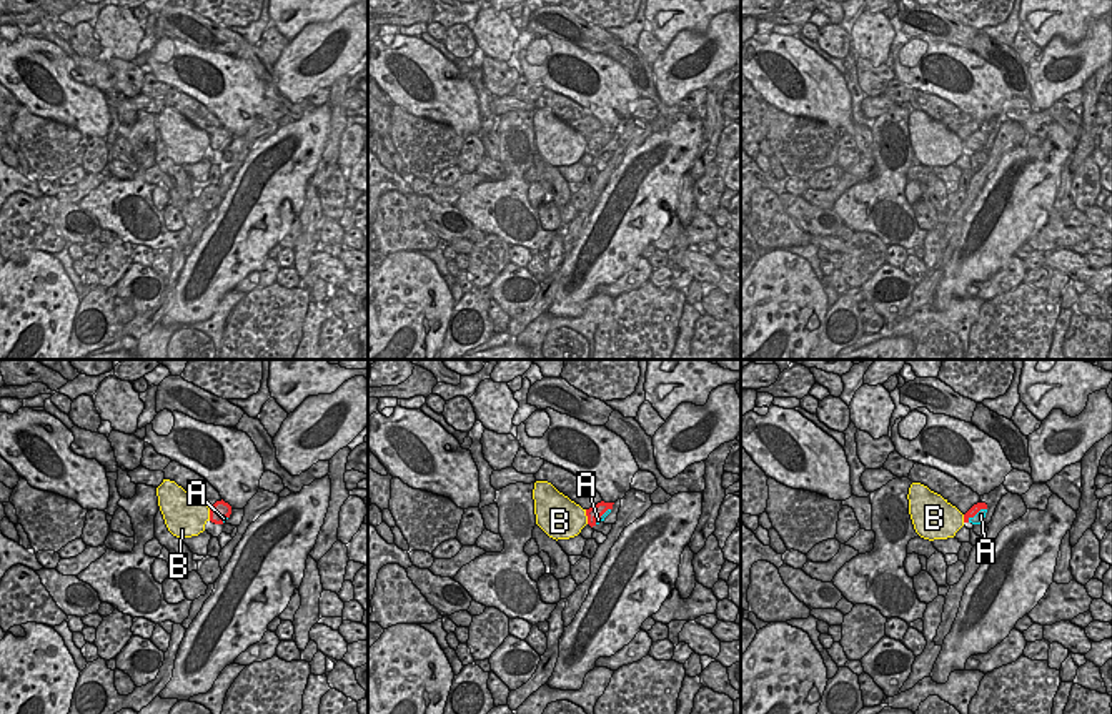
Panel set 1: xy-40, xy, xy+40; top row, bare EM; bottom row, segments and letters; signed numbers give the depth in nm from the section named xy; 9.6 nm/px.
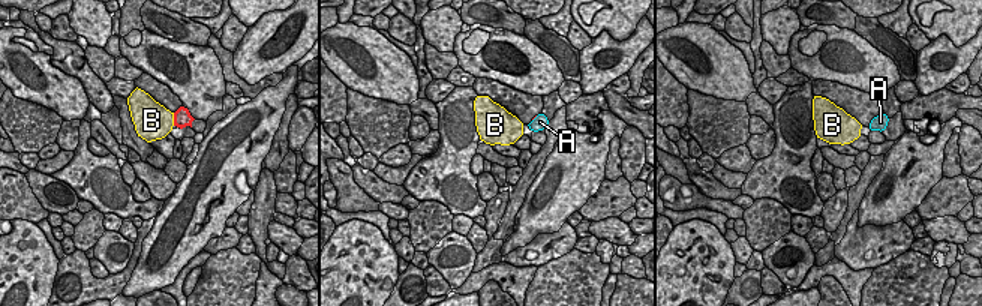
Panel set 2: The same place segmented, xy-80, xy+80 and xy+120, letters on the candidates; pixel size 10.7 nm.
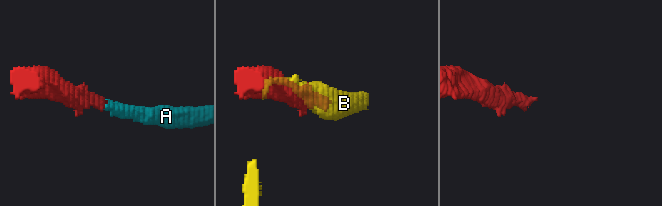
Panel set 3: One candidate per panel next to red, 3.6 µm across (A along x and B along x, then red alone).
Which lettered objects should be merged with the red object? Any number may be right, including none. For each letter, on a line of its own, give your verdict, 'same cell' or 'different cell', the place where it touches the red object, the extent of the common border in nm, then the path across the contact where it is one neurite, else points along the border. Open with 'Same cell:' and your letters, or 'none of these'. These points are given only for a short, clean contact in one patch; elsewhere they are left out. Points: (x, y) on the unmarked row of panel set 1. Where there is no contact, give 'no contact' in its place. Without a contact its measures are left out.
Same cell: A
A: same cell | xy+40 (976, 140) | 240 nm | across xy+40 (976, 135), (976, 140), (981, 142)
B: different cell | xy (586, 142) | 150 nm

